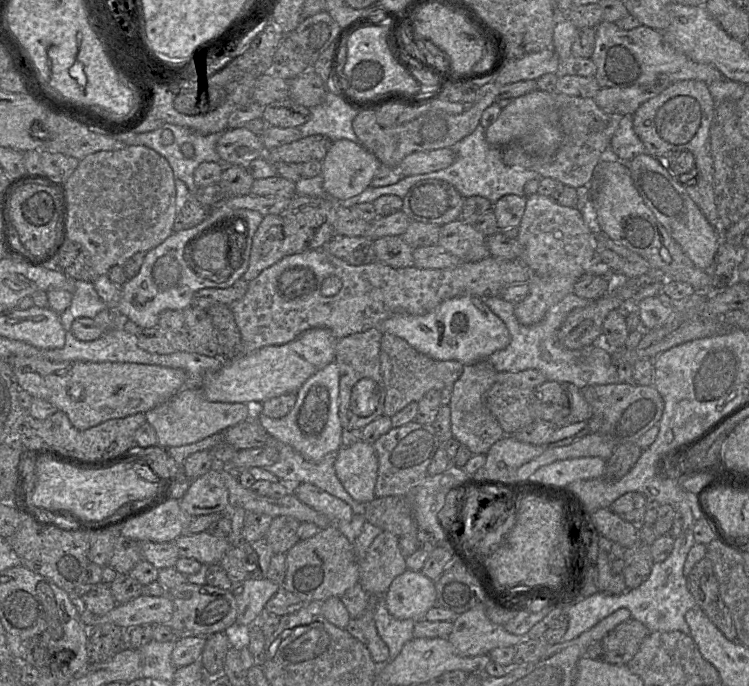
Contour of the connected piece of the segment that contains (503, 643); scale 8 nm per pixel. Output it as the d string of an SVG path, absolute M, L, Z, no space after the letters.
M474 607L459 615L447 639L458 655L473 657L489 654L498 647L516 646L526 640L526 635L507 632L503 625L495 624L486 615L487 607Z

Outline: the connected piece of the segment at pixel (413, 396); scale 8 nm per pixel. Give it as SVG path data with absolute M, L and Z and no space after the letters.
M383 333L380 345L380 368L386 396L383 414L394 416L411 402L418 402L432 389L452 387L463 373L464 365L456 360L439 361L416 351L404 339Z

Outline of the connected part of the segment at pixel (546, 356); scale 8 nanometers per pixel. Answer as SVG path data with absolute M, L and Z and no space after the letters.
M572 292L553 306L542 321L531 326L519 323L514 314L515 304L503 300L500 296L487 298L484 301L489 310L504 322L511 339L505 349L496 351L487 358L497 372L520 372L534 369L543 373L547 381L570 383L579 389L623 383L611 359L611 350L602 342L578 350L566 349L558 343L558 330L568 314L576 308L586 307L593 301L581 298Z

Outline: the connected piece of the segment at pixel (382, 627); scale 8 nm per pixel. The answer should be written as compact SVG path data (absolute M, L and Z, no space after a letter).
M370 597L377 631L389 649L389 660L401 652L404 644L414 638L415 620L393 617L383 603L383 597Z

